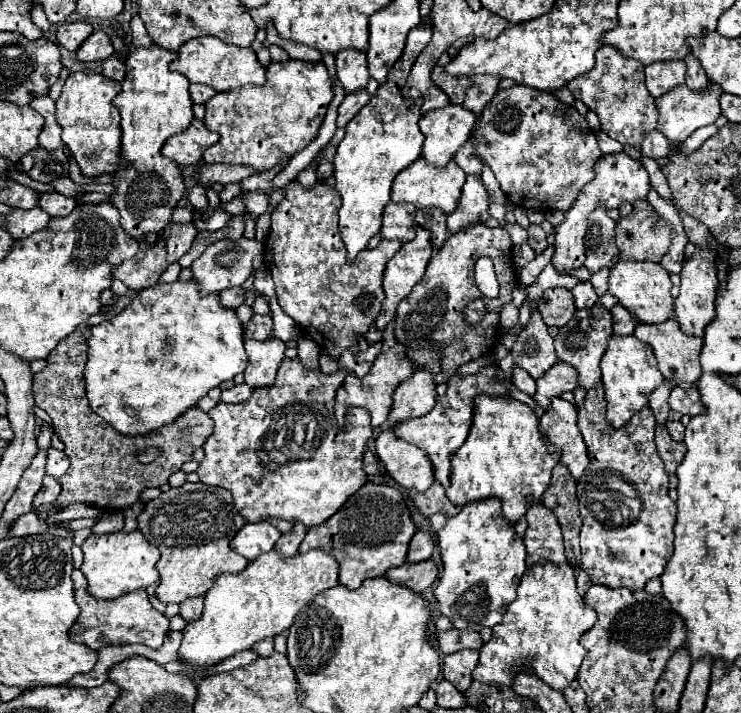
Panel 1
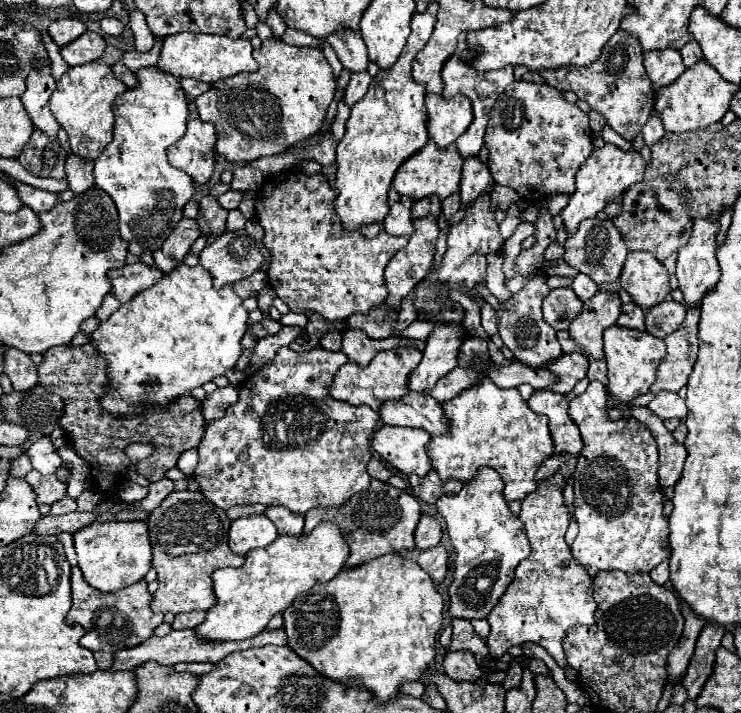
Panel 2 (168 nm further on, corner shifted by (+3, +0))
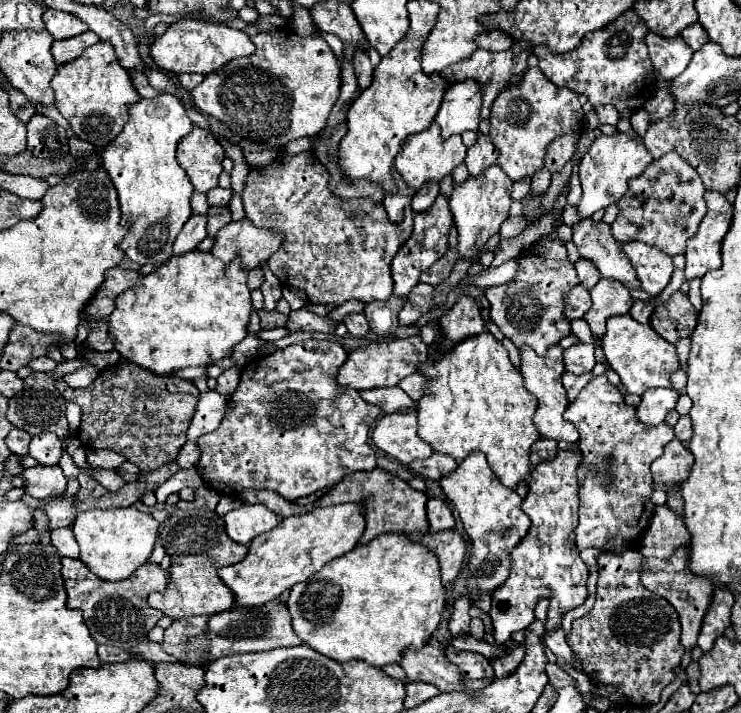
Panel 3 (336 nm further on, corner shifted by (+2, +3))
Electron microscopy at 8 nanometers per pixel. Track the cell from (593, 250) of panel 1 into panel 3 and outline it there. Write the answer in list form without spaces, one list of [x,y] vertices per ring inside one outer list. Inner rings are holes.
[[[582,219],[574,227],[574,237],[572,241],[576,243],[580,257],[590,259],[602,277],[616,279],[624,283],[630,291],[640,289],[640,281],[634,273],[634,267],[622,253],[618,241],[610,233],[610,225],[604,221],[592,221],[592,219]]]

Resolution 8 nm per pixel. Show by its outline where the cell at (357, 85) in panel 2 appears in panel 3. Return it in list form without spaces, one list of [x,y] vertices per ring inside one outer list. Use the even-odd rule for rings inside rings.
[[[354,51],[352,63],[354,63],[354,73],[358,77],[358,85],[362,89],[366,89],[372,83],[372,71],[374,71],[374,67],[368,59],[368,53],[366,51]]]

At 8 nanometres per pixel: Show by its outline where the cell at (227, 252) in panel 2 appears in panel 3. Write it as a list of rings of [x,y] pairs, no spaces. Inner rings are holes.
[[[248,219],[232,221],[224,225],[214,241],[212,255],[228,263],[232,259],[242,259],[248,269],[254,269],[268,261],[272,253],[280,249],[284,235],[272,229],[260,229]]]

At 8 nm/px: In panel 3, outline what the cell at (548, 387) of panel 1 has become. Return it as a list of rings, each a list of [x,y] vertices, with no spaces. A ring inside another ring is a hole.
[[[578,343],[570,349],[564,351],[564,365],[566,371],[574,373],[574,375],[582,375],[594,369],[596,359],[594,359],[594,345],[590,343]]]

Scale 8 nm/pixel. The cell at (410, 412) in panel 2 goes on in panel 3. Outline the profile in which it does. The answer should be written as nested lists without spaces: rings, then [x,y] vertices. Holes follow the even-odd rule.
[[[400,387],[396,389],[368,389],[368,393],[360,393],[360,397],[372,405],[378,405],[382,413],[396,413],[416,405]]]

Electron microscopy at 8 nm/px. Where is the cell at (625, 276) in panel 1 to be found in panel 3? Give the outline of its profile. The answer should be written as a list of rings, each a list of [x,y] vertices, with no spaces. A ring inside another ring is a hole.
[[[642,241],[622,243],[622,251],[630,259],[632,267],[636,269],[642,289],[650,295],[660,295],[674,271],[672,257]]]

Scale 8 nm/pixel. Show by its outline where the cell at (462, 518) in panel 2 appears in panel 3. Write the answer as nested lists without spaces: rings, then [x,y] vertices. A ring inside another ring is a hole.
[[[472,451],[464,457],[462,467],[458,465],[454,473],[448,473],[440,479],[440,485],[448,497],[448,501],[458,509],[458,515],[464,523],[464,529],[472,541],[472,551],[468,559],[468,569],[474,573],[470,583],[470,599],[480,593],[492,593],[496,585],[500,585],[510,573],[510,551],[518,545],[518,541],[528,533],[530,519],[520,509],[522,497],[514,489],[508,489],[500,483],[500,479],[492,473],[484,453]]]

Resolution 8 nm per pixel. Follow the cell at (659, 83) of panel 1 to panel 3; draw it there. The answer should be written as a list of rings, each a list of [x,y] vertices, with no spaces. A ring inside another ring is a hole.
[[[652,31],[646,35],[646,45],[648,45],[648,53],[650,53],[650,59],[656,67],[656,71],[668,81],[678,77],[688,67],[692,53],[694,53],[684,43],[682,37],[666,39]]]

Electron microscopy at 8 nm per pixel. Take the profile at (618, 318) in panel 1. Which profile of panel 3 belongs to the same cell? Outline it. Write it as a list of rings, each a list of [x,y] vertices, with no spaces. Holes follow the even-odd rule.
[[[634,301],[632,309],[630,309],[630,315],[632,315],[638,323],[648,323],[652,311],[654,311],[654,305],[644,303],[644,301]]]

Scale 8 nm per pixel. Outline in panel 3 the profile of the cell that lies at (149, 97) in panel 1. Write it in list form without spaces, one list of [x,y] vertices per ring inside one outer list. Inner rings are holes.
[[[160,93],[156,99],[142,99],[130,105],[130,121],[124,125],[122,133],[100,153],[102,167],[108,171],[120,199],[122,221],[128,225],[128,233],[120,243],[120,249],[138,265],[162,265],[172,257],[172,243],[180,233],[182,225],[190,219],[190,195],[194,187],[186,171],[176,161],[176,147],[182,137],[192,131],[192,121],[186,115],[182,103],[168,93]]]

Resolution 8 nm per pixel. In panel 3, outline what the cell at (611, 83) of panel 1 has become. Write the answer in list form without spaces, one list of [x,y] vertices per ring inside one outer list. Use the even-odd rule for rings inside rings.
[[[628,9],[620,21],[612,21],[612,25],[606,25],[596,33],[588,33],[588,37],[580,41],[580,49],[572,49],[572,53],[562,53],[560,57],[548,53],[548,49],[532,49],[532,53],[540,61],[538,67],[554,85],[586,95],[592,105],[610,103],[622,117],[630,117],[644,105],[646,97],[652,95],[656,83],[656,71],[644,43],[646,33],[648,27],[644,21],[634,9]]]

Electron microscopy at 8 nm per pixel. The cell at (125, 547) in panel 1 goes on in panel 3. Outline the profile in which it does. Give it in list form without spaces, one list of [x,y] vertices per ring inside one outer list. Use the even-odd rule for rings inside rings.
[[[120,507],[84,511],[76,517],[72,531],[80,545],[80,559],[86,563],[86,567],[104,581],[120,581],[130,577],[148,561],[156,543],[158,527],[160,523],[150,513],[142,513],[136,507]]]

